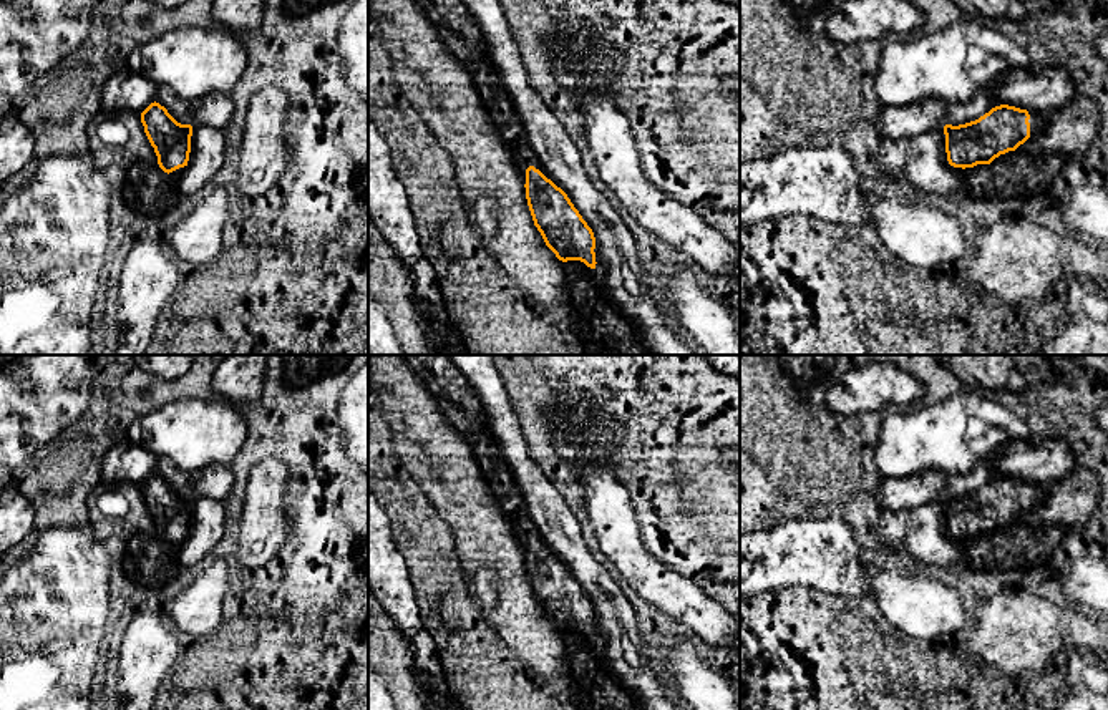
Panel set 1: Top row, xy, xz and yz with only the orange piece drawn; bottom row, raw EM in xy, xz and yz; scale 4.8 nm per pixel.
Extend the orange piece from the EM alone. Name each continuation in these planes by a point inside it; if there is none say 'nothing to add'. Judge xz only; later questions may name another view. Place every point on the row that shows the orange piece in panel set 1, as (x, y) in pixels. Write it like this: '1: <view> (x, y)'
nothing to add

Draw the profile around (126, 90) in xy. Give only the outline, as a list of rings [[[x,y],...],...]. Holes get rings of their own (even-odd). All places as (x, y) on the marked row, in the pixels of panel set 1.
[[[124,68],[101,88],[101,116],[119,111],[143,113],[156,101],[158,85]]]

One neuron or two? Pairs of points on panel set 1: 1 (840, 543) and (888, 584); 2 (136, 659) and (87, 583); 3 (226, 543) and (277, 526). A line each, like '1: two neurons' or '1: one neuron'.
1: two neurons
2: two neurons
3: two neurons

